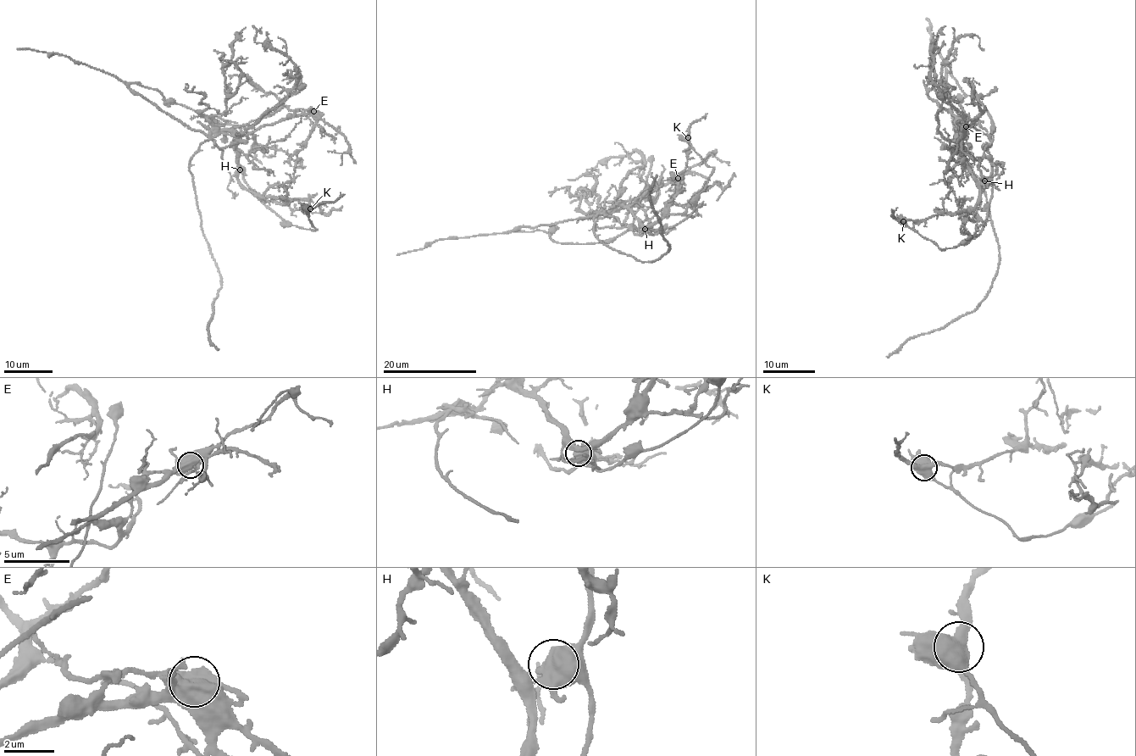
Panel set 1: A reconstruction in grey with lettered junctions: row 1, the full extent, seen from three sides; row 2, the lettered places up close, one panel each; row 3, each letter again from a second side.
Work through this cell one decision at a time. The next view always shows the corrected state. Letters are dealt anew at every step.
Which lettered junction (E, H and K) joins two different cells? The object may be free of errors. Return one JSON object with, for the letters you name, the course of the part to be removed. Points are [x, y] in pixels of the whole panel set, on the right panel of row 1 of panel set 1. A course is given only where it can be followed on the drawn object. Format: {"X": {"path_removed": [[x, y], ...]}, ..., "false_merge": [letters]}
{"E": {"path_removed": [[965, 125], [961, 121], [974, 119], [952, 141], [938, 129], [942, 103], [930, 48], [945, 25]]}, "false_merge": ["E"]}

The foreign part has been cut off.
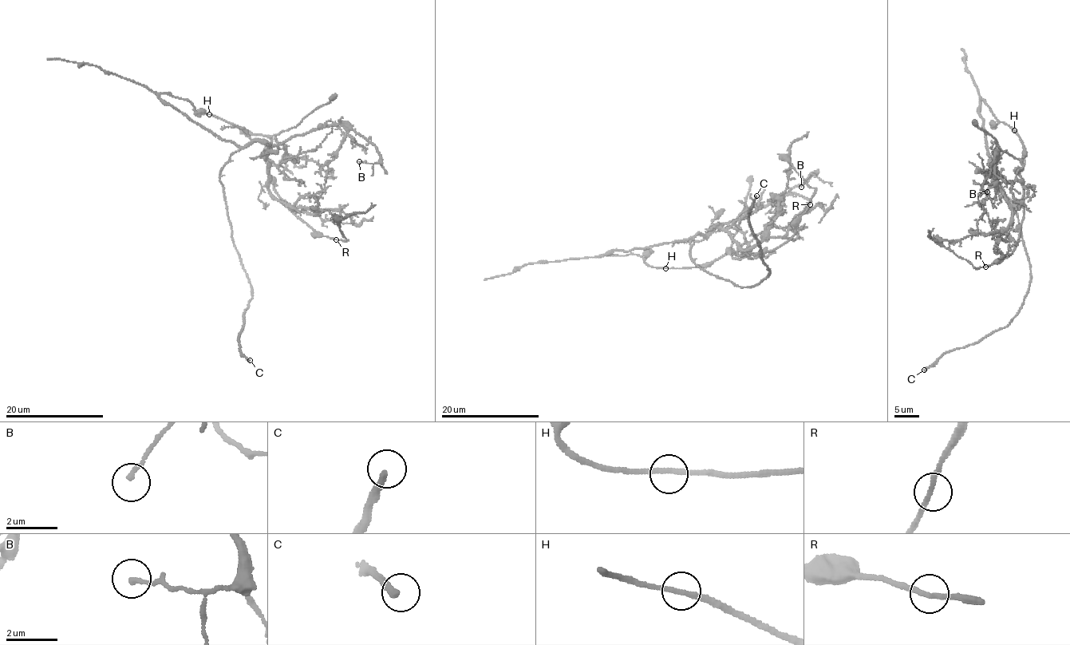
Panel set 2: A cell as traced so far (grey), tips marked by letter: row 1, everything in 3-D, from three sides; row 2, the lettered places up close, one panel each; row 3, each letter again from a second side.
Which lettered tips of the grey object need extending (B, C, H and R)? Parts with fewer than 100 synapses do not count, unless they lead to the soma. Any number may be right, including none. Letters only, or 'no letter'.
C

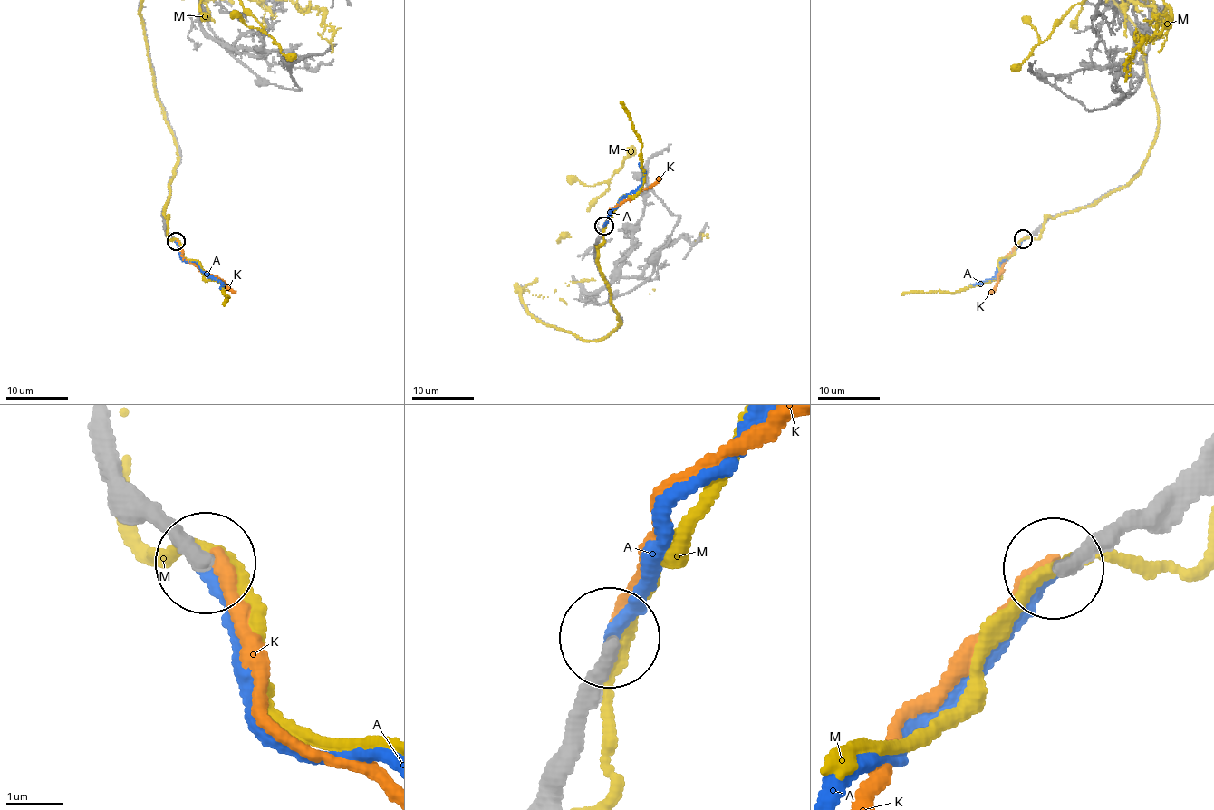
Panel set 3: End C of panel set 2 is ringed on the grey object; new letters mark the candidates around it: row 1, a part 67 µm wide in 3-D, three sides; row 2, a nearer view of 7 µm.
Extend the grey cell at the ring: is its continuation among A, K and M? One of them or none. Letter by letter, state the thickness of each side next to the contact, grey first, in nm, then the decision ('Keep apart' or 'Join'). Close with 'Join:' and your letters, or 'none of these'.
A: Thickness 280 nm (grey) against 260 nm. Join
K: Thickness 280 nm (grey) against 220 nm. Keep apart
M: Thickness 340 nm (grey) against 180 nm. Keep apart
Join: A

